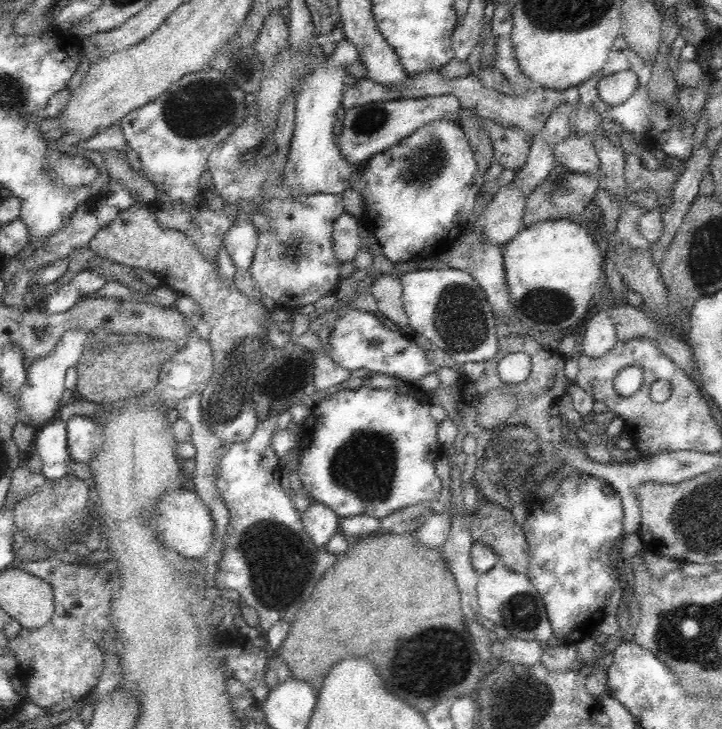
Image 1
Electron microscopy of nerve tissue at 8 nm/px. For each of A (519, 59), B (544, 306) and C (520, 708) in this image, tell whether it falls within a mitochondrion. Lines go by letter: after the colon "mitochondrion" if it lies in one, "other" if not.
A: other
B: mitochondrion
C: mitochondrion

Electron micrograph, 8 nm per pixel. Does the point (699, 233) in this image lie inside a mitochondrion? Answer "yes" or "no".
yes

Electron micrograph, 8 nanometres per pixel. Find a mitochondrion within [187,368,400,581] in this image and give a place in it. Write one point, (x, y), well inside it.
(366, 465)

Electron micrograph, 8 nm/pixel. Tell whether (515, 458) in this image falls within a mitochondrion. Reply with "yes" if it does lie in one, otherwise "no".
yes

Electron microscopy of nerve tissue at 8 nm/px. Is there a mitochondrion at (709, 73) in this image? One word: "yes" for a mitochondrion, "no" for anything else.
no

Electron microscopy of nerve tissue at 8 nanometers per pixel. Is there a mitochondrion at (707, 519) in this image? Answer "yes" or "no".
yes

